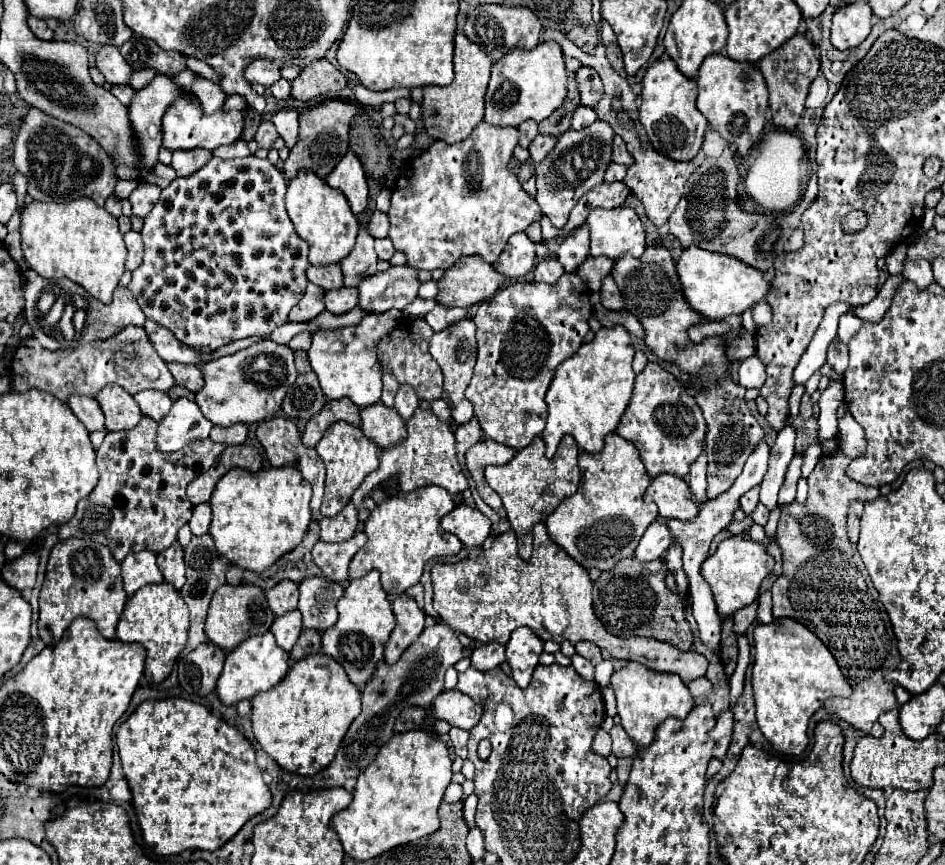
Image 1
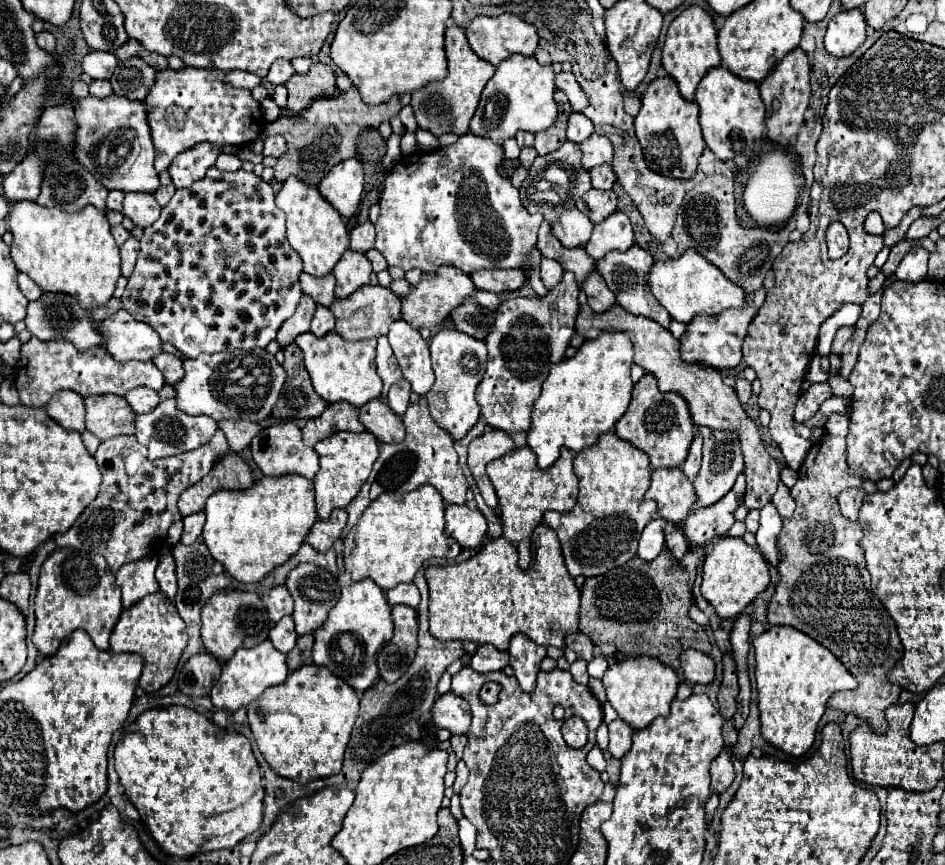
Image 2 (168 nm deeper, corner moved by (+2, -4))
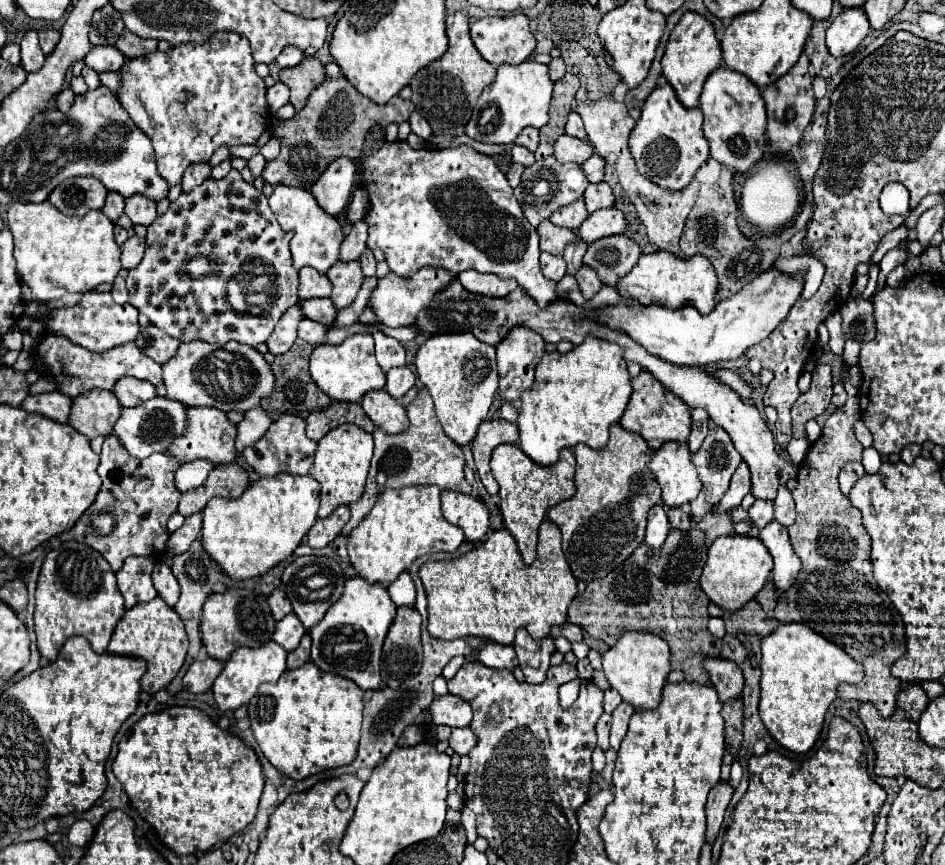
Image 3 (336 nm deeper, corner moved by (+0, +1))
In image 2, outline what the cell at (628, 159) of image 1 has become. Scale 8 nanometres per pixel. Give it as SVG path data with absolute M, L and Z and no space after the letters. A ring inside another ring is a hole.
M591 134L587 140L579 144L581 150L581 168L591 170L593 166L609 164L613 162L613 146L609 146L609 140L605 136Z

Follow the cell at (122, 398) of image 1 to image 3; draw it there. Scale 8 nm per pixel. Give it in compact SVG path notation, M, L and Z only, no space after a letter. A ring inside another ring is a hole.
M93 389L73 399L69 425L89 439L107 437L111 435L121 409L115 393Z

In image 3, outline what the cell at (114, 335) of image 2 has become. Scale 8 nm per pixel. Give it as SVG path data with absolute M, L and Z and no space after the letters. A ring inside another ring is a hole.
M87 293L75 307L57 309L51 313L49 333L59 333L69 337L73 343L83 345L89 351L103 353L113 347L133 343L139 335L139 311L133 305L117 305L109 293Z

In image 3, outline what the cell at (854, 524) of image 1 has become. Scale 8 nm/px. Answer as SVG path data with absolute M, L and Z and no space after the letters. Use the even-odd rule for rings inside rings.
M847 463L847 465L841 469L841 473L839 473L839 487L841 487L841 491L843 491L845 495L849 495L851 487L855 485L855 481L861 479L863 475L865 475L865 469L863 469L861 463Z

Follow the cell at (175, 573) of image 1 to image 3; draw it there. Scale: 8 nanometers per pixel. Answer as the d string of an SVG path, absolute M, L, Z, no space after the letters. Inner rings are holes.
M157 561L155 563L155 569L153 569L153 585L155 585L159 597L169 607L175 607L175 603L179 599L179 583L177 583L175 575L171 573L171 567L165 561Z

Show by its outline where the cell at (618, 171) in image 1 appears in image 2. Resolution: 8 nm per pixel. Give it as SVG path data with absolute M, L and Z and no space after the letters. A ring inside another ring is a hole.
M603 164L603 166L593 168L589 174L591 174L593 188L597 188L597 190L611 190L613 188L615 174L613 174L613 170L611 170L609 164Z

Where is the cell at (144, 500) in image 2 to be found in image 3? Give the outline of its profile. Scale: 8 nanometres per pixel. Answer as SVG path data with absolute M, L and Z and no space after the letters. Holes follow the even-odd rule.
M109 435L103 443L101 465L97 469L97 473L103 479L97 499L83 513L83 517L79 517L73 529L61 533L61 539L75 539L79 543L93 547L109 561L113 571L119 571L123 561L131 555L161 557L169 537L167 519L177 513L177 503L181 497L181 491L175 489L175 469L179 469L179 465L181 461L175 461L175 457L167 457L165 453L155 453L147 459L131 457L127 449L123 449L119 437ZM101 513L113 515L113 529L109 535L99 535L99 531L93 527L93 521Z

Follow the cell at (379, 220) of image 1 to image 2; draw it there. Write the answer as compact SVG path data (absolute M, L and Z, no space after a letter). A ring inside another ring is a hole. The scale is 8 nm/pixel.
M365 222L365 224L359 224L351 230L349 250L367 252L373 248L373 242L375 242L375 226L371 222Z

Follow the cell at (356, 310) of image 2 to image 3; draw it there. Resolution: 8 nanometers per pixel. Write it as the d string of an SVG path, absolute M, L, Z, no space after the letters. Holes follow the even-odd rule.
M329 297L299 301L299 305L301 305L305 317L311 317L315 321L321 321L327 327L333 327L335 317L337 317L337 311L335 311L335 305L331 305L331 299Z

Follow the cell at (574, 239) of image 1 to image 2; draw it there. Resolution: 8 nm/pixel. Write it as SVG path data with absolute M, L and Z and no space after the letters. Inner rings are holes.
M573 208L569 212L563 212L557 218L557 222L553 224L555 236L561 240L563 246L569 246L569 248L585 246L585 242L591 236L591 230L593 230L593 224L577 208Z

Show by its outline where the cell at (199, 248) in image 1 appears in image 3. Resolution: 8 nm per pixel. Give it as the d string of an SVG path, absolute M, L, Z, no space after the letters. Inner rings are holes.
M231 169L223 179L209 177L199 189L193 189L191 193L181 193L167 209L167 213L159 215L149 227L147 227L147 249L143 261L129 271L127 275L127 291L129 291L129 303L139 309L149 321L169 333L171 337L179 341L205 341L205 343L227 343L227 341L239 341L251 347L257 347L259 343L265 343L267 337L271 337L279 317L299 301L299 273L291 265L291 251L287 249L287 233L279 229L279 223L275 215L271 213L271 207L267 203L267 197L263 191L255 189L253 183L247 183L237 169ZM195 257L207 257L211 263L215 263L215 271L203 277L191 277L183 271L183 267L195 259ZM259 257L263 259L277 275L277 295L271 305L271 309L263 315L249 315L249 313L237 313L231 309L231 303L227 301L227 283L235 277L235 269L241 269L241 263L245 259Z

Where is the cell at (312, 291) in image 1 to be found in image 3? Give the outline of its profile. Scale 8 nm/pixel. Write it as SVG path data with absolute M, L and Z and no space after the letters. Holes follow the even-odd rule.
M293 305L291 309L287 309L287 313L283 313L283 317L277 323L273 335L265 341L273 355L281 355L287 349L291 349L291 345L297 339L297 325L299 325L299 321L303 321L303 311L299 309L299 305Z

